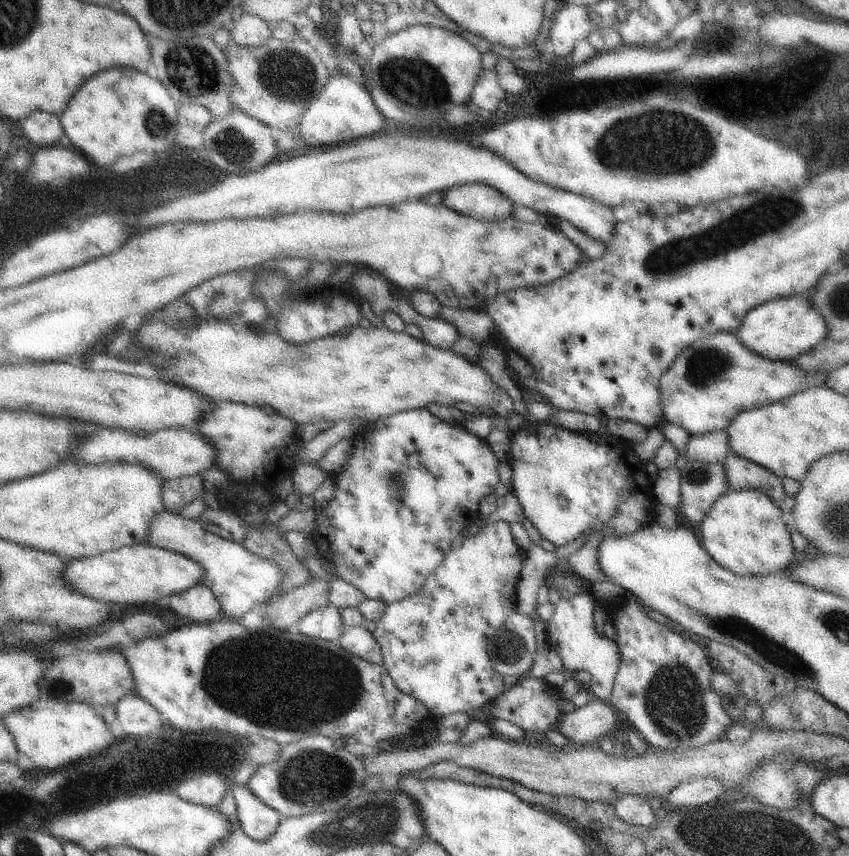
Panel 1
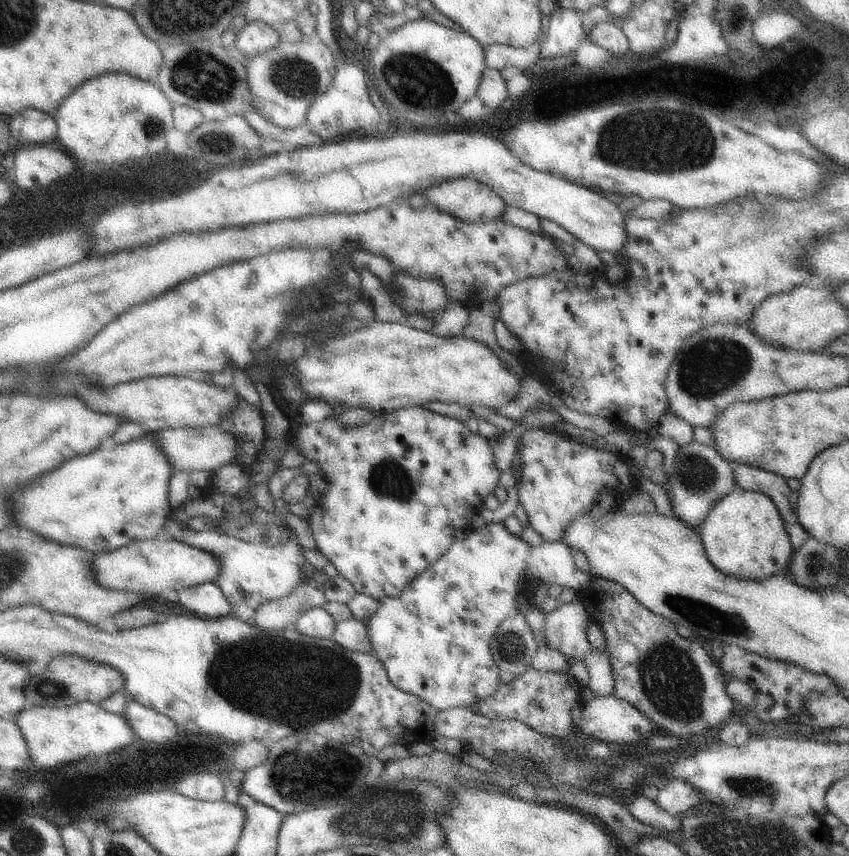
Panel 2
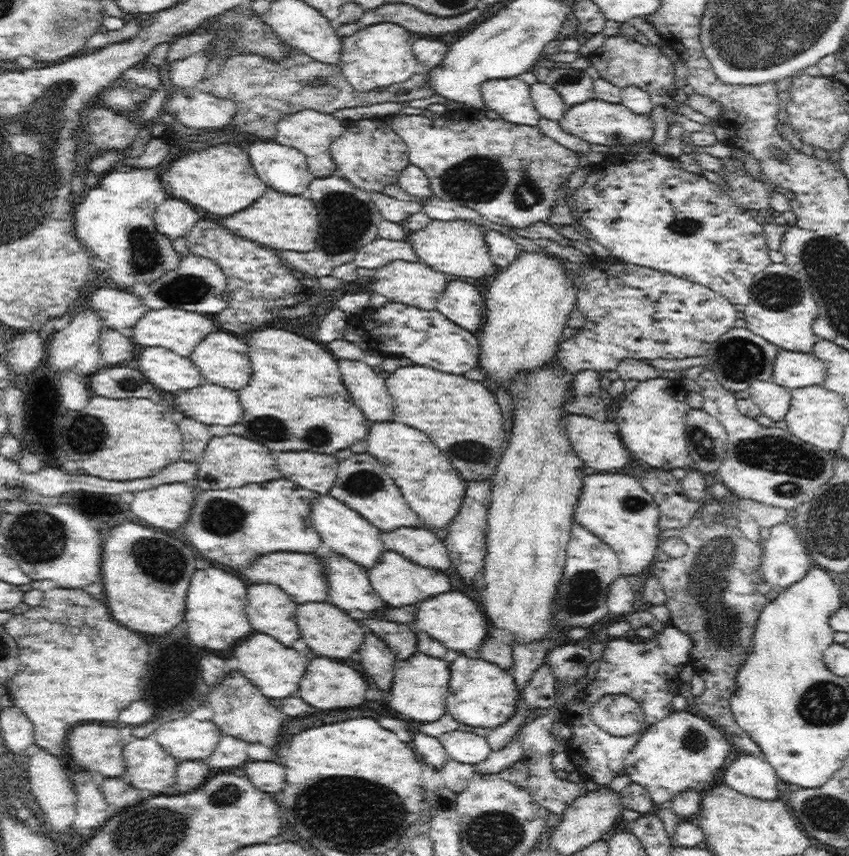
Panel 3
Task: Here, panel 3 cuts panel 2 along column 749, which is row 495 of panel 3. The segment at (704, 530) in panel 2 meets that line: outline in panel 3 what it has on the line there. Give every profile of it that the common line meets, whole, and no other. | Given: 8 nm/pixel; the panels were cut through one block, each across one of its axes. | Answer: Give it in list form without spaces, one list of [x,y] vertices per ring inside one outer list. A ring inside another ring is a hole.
[[[558,356],[554,360],[547,362],[543,367],[539,369],[532,369],[531,371],[518,371],[511,380],[510,383],[510,396],[514,400],[514,412],[512,412],[514,418],[512,422],[512,428],[508,434],[505,451],[502,458],[496,465],[494,476],[490,479],[492,494],[491,505],[488,509],[487,519],[487,556],[484,562],[484,568],[481,579],[481,601],[479,602],[481,608],[484,611],[486,617],[488,617],[491,626],[498,626],[498,628],[506,628],[513,635],[514,641],[520,641],[520,643],[531,643],[532,641],[541,641],[548,633],[554,628],[553,622],[551,622],[551,602],[555,599],[555,594],[558,592],[558,586],[560,586],[560,580],[562,580],[562,573],[564,570],[566,560],[566,550],[568,542],[570,542],[570,534],[572,530],[572,524],[574,524],[575,508],[579,501],[579,496],[582,490],[582,480],[584,476],[588,474],[596,474],[596,470],[587,467],[584,461],[578,456],[578,453],[572,447],[570,439],[568,439],[568,431],[564,427],[564,418],[568,413],[564,409],[564,404],[568,400],[572,400],[572,380],[574,374],[568,374],[568,371],[562,371],[560,367],[556,367],[558,362]]]

